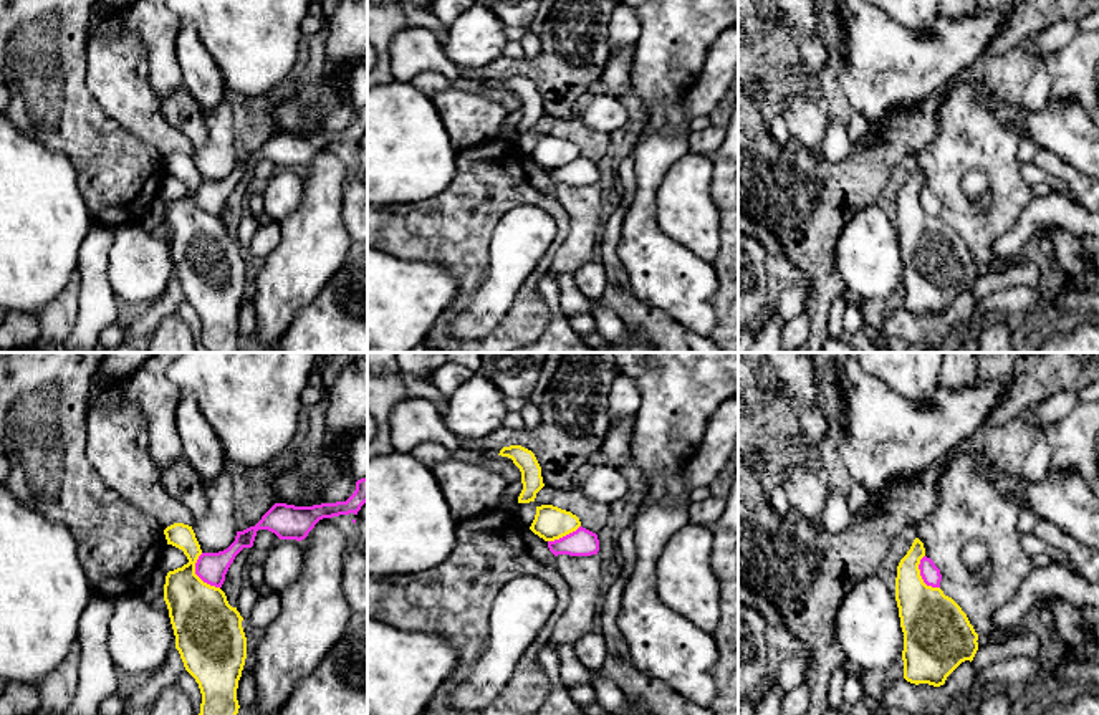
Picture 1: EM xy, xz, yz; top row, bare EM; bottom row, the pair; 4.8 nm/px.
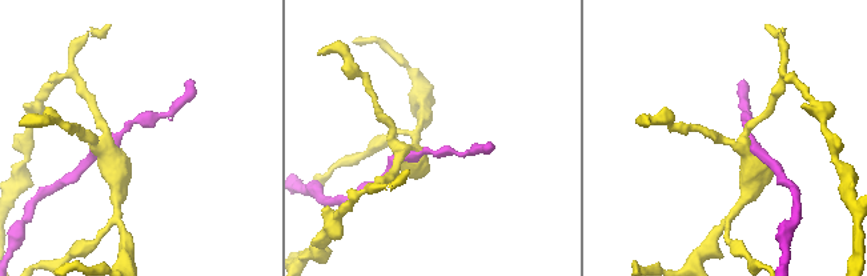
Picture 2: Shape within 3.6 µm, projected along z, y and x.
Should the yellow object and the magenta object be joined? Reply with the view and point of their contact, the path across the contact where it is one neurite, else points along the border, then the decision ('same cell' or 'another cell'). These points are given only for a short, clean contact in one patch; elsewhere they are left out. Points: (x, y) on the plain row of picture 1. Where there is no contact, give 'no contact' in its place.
xy (196, 204) | same cell

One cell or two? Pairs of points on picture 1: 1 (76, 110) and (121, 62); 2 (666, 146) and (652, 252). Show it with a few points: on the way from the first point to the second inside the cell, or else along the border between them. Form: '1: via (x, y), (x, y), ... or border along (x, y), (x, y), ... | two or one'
1: border along (85, 57), (85, 86), (118, 123) | two
2: via (649, 172), (646, 184), (646, 225) | one

